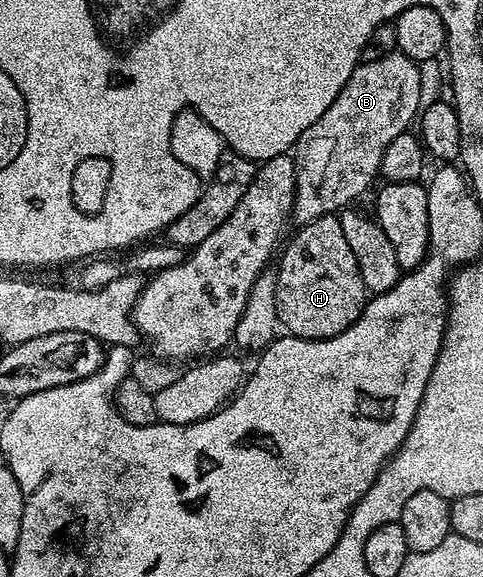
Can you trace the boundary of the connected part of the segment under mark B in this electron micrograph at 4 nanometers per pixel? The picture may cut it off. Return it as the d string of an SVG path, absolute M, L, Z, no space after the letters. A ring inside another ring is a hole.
M398 51L390 53L386 57L367 59L352 72L352 76L349 77L348 83L341 89L339 96L336 100L329 105L328 111L324 112L323 116L320 116L316 120L315 124L309 125L308 128L301 133L297 141L292 147L292 157L294 159L294 171L296 172L297 188L294 190L294 206L291 210L291 219L293 223L298 226L303 226L310 223L314 219L318 219L323 214L337 213L342 209L345 209L354 199L360 194L364 193L368 186L373 182L374 178L380 172L380 160L383 159L384 151L388 148L388 145L392 144L392 140L400 134L407 133L411 129L410 121L412 123L419 117L420 114L420 72L418 71L418 63L412 61L408 56L404 56Z

